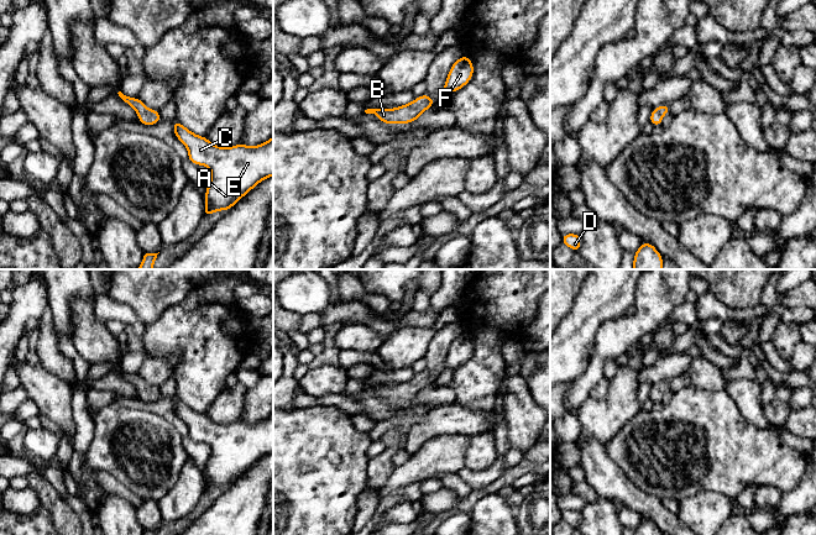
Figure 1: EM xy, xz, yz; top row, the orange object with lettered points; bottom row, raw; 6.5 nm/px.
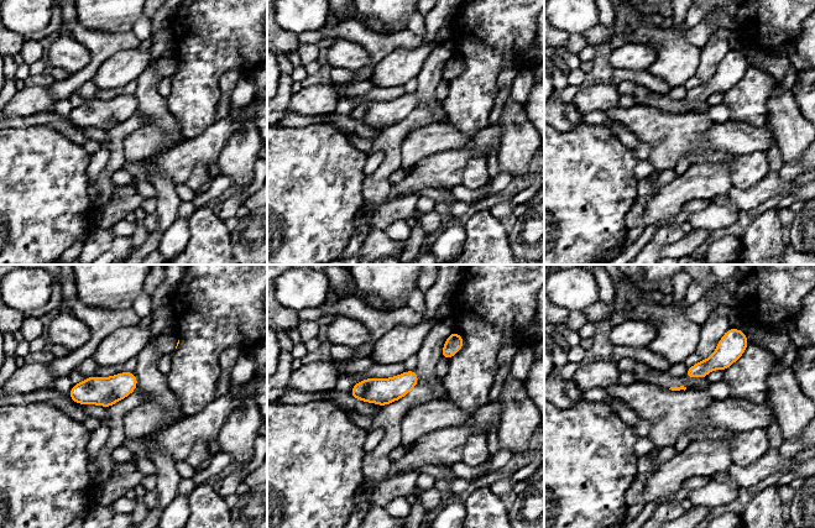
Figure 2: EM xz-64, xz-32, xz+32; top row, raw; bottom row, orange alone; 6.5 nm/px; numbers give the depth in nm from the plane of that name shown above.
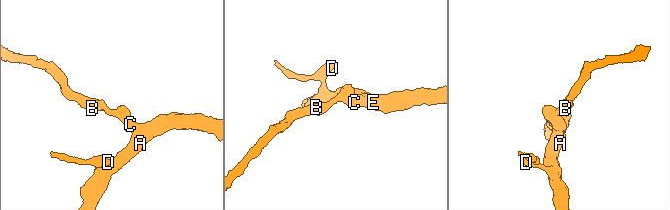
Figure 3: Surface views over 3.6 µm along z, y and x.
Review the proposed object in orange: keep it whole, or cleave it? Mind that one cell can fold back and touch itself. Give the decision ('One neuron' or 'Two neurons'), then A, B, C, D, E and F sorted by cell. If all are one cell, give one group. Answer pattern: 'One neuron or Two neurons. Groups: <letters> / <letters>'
One neuron. Groups: A B C D E F

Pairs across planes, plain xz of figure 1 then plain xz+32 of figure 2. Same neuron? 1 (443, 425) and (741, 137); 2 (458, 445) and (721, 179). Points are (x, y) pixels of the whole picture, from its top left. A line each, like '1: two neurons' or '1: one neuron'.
1: one neuron
2: one neuron

